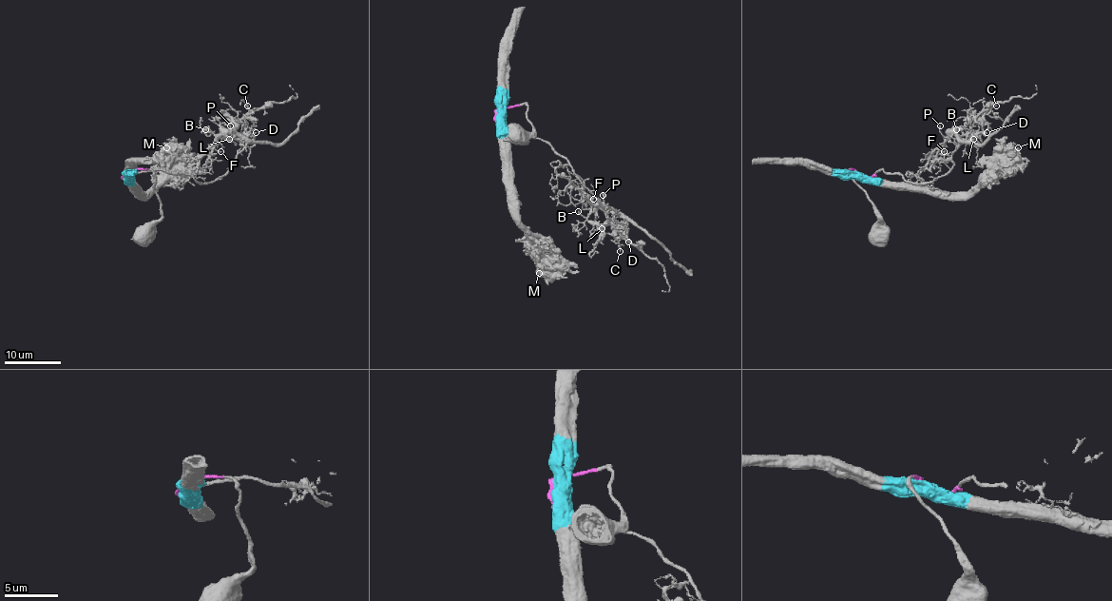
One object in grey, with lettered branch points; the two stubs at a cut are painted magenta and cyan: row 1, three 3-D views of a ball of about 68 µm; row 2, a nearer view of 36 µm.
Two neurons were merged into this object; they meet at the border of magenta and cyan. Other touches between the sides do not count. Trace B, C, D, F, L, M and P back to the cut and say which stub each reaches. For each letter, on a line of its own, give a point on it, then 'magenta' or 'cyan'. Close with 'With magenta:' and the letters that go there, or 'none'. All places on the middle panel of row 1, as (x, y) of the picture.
B: at (578, 211); magenta
C: at (620, 251); magenta
D: at (628, 242); magenta
F: at (593, 199); magenta
L: at (602, 228); magenta
M: at (539, 273); cyan
P: at (603, 195); magenta
With magenta: B, C, D, F, L, P

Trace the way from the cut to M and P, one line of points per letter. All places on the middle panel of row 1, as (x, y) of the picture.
M: (497, 113), (506, 145), (506, 181), (513, 200), (513, 216), (543, 249), (543, 270), (538, 273)
P: (497, 113), (499, 126), (544, 140), (604, 208), (616, 212), (602, 195)

